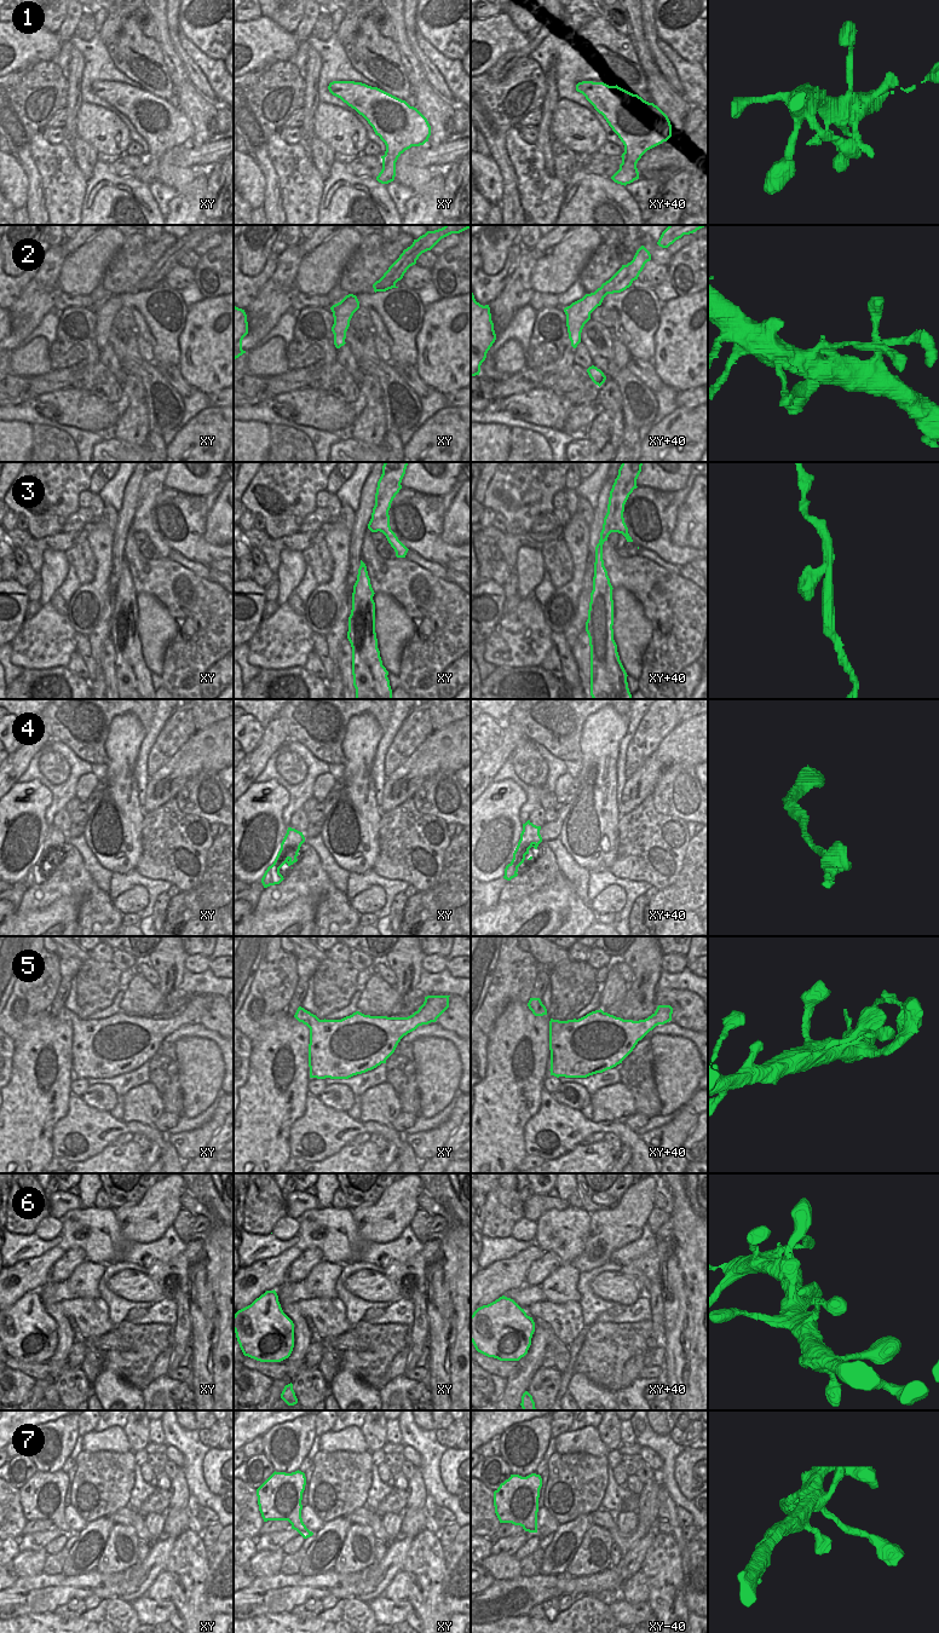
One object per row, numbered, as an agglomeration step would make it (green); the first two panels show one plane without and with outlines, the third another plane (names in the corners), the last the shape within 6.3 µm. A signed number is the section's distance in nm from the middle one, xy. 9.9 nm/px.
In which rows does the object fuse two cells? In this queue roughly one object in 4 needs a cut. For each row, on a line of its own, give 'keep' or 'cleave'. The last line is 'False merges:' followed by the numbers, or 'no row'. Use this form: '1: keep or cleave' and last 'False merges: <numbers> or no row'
1: keep
2: cleave
3: keep
4: keep
5: keep
6: keep
7: keep
False merges: 2

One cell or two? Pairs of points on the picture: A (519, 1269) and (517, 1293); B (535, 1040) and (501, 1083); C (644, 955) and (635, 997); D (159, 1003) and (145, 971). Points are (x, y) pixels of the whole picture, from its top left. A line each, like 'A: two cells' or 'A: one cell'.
A: two cells
B: one cell
C: one cell
D: two cells

